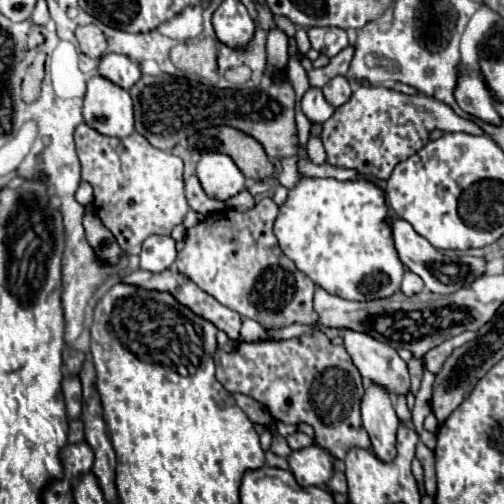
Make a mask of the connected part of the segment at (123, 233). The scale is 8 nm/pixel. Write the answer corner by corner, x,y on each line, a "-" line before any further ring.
79,124
75,128
75,146
77,146
79,162
81,162
81,176
85,182
93,186
93,192
95,192
93,208
97,216
101,218
101,222
115,236
125,256
139,254
143,240
153,234
169,236
173,228
181,224
183,218
187,216
189,204
187,204
185,188
183,188
183,160
179,156
157,150
155,146
149,146
149,142
145,142
145,138
141,138
141,134
137,132
125,138
109,138
89,128
87,124

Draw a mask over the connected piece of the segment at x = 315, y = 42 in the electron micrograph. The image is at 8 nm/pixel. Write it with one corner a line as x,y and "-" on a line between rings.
313,26
307,32
309,32
311,48
315,48
321,54
327,54
329,58
339,54
349,44
347,32
341,30
341,28
319,28
319,26

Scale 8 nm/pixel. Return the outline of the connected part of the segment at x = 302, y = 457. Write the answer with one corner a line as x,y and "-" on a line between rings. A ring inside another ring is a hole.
317,444
295,450
287,460
299,486
321,486
333,476
333,460

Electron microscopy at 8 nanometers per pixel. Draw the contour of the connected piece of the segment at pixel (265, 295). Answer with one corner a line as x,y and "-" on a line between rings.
265,198
247,212
227,208
207,216
187,230
185,246
177,254
175,266
223,306
239,312
241,318
259,322
265,330
279,330
291,324
317,326
319,314
313,308
315,284
279,248
273,234
277,214
279,206

